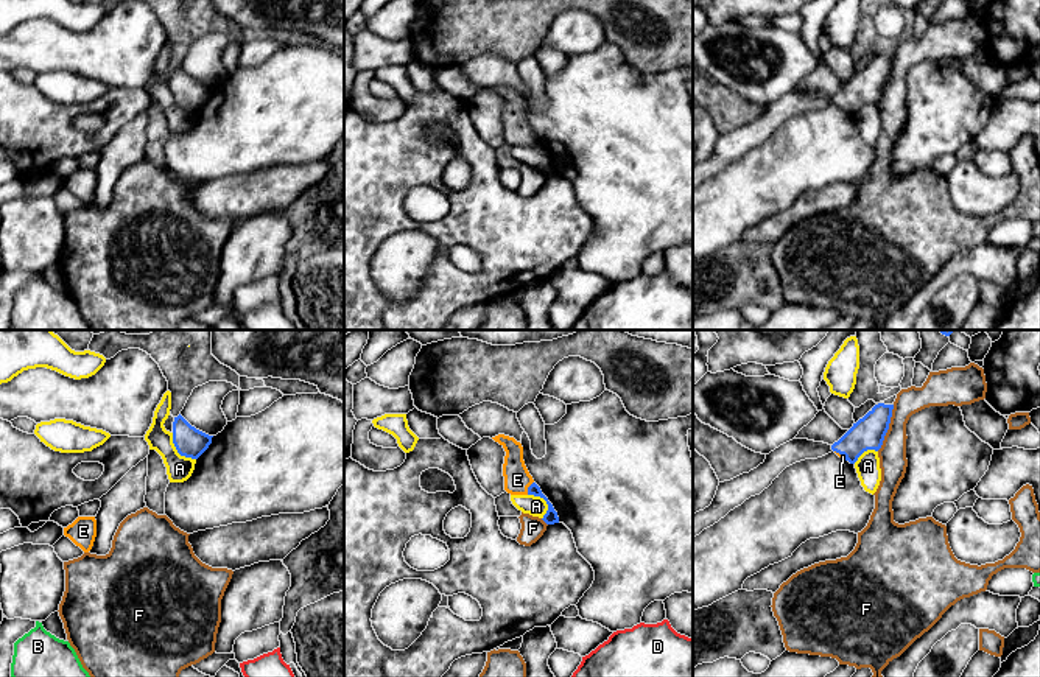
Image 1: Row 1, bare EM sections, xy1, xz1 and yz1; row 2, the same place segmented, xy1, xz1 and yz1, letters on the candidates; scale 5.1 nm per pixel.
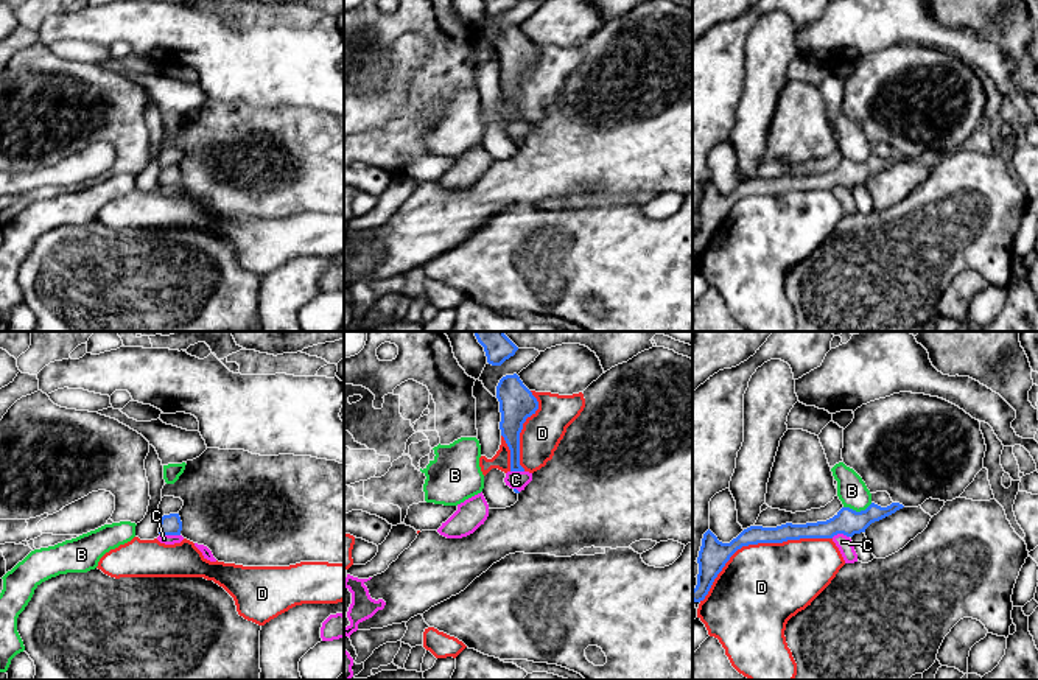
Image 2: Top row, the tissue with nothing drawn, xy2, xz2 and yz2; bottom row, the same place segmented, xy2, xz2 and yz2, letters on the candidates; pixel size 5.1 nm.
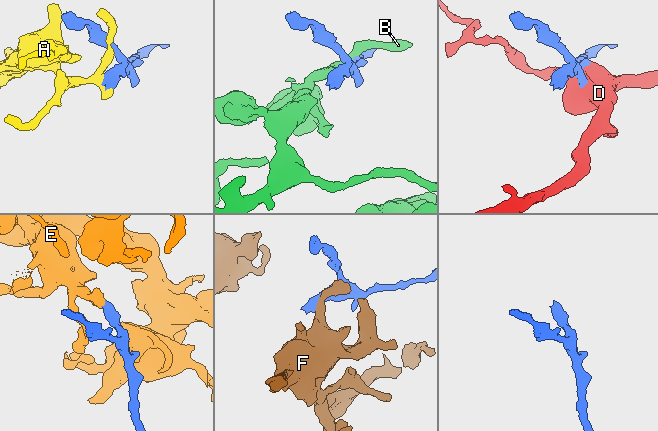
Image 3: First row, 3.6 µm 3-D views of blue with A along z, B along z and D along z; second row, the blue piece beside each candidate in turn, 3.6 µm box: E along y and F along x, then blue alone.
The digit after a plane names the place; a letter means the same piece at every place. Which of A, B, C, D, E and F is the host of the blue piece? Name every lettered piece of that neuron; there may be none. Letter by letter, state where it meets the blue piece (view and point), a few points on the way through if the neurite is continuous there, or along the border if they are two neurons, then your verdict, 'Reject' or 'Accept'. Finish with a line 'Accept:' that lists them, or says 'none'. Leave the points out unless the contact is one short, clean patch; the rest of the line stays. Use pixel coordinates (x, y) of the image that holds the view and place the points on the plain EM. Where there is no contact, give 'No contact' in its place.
A: Touches blue at xy1 (178, 103). Boundary: xy1 (172, 84), (175, 100), (181, 106), (195, 111). Reject
B: Touches blue at yz2 (858, 164). Boundary: yz2 (872, 154), (859, 162), (844, 159). Reject
C: Touches blue at xy2 (170, 185). Boundary: xy2 (161, 185), (179, 187). Reject
D: Touches blue at yz2 (758, 193). Reject
E: Touches blue at xz1 (528, 139). Path across: xz1 (550, 168), (550, 156), (528, 139), (517, 131). Accept
F: Touches blue at yz1 (888, 80). Boundary: yz1 (894, 56), (889, 80), (877, 101). Reject
Accept: E

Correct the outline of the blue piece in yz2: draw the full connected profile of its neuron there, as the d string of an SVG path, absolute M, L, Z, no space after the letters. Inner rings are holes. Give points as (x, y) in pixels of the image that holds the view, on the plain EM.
M871 154L861 163L850 159L842 159L826 173L806 176L786 174L777 179L750 177L730 195L719 193L717 188L708 181L703 185L697 209L699 226L697 237L693 241L693 252L700 254L705 251L717 226L722 223L730 209L742 198L758 195L783 195L800 190L833 190L837 185L853 188L854 185L865 184L871 174L879 173L903 159L904 157L899 154L892 154L887 159Z

